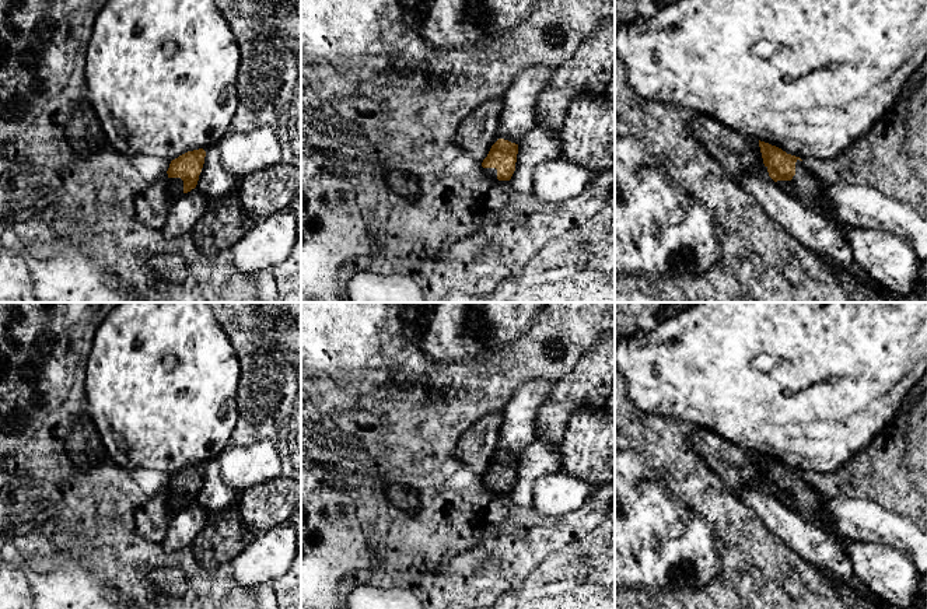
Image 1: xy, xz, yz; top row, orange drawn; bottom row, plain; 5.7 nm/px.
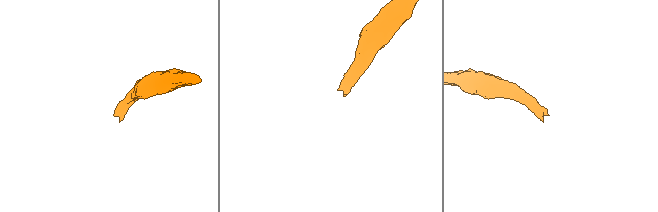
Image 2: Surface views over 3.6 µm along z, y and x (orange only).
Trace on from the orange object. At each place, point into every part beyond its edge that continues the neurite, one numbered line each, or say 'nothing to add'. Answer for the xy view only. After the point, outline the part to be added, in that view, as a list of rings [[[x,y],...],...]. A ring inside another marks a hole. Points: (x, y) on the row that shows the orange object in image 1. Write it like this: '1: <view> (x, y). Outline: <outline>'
1: xy (174, 185). Outline: [[[168,178],[167,190],[171,199],[171,203],[183,196],[183,181],[181,178]]]

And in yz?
1: yz (804, 186). Outline: [[[802,161],[795,162],[795,175],[791,181],[777,181],[776,182],[783,190],[790,196],[802,202],[807,207],[821,213],[823,217],[829,218],[840,231],[844,228],[844,223],[837,221],[822,204],[821,196],[823,190],[823,183],[815,178],[809,171],[804,168]]]

